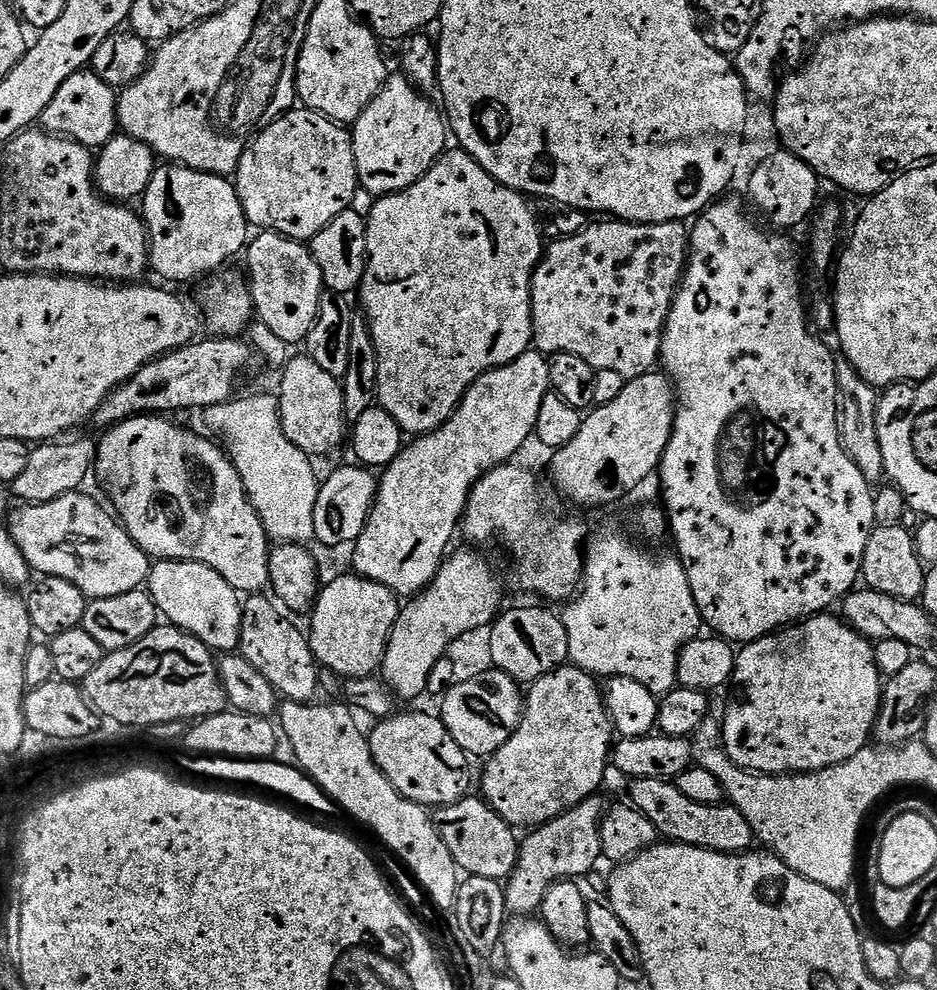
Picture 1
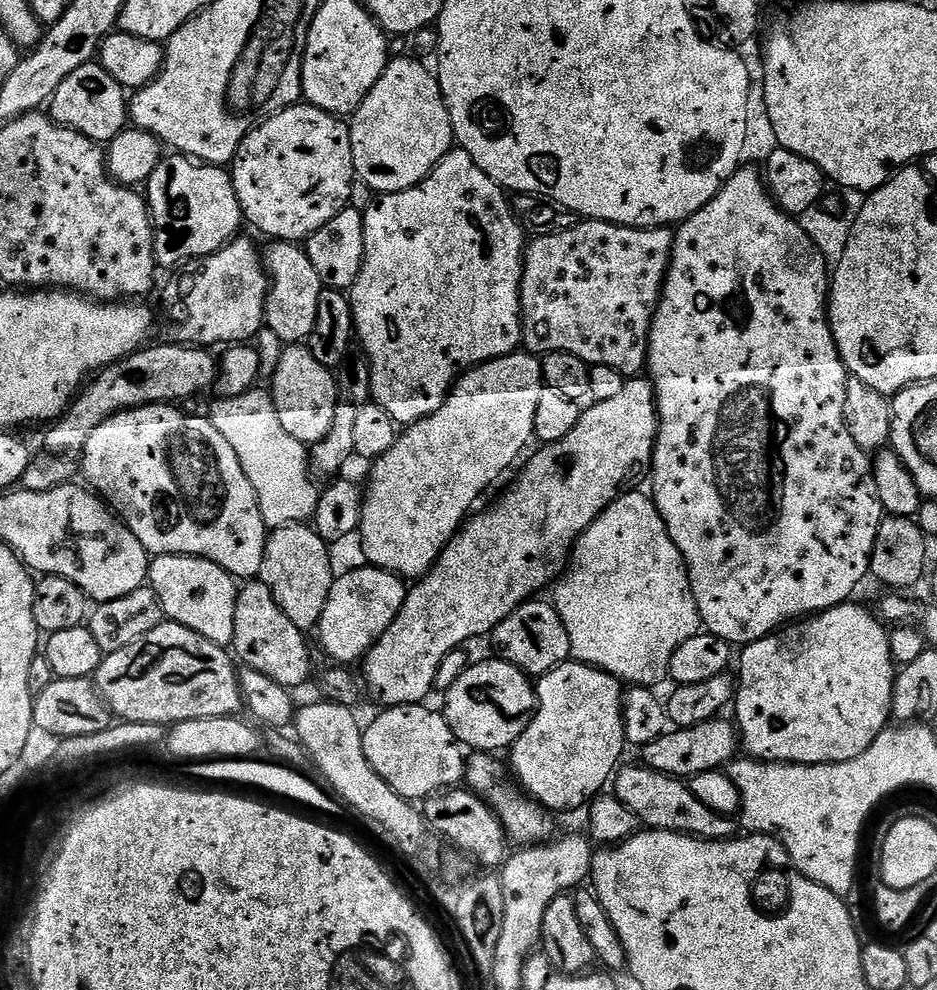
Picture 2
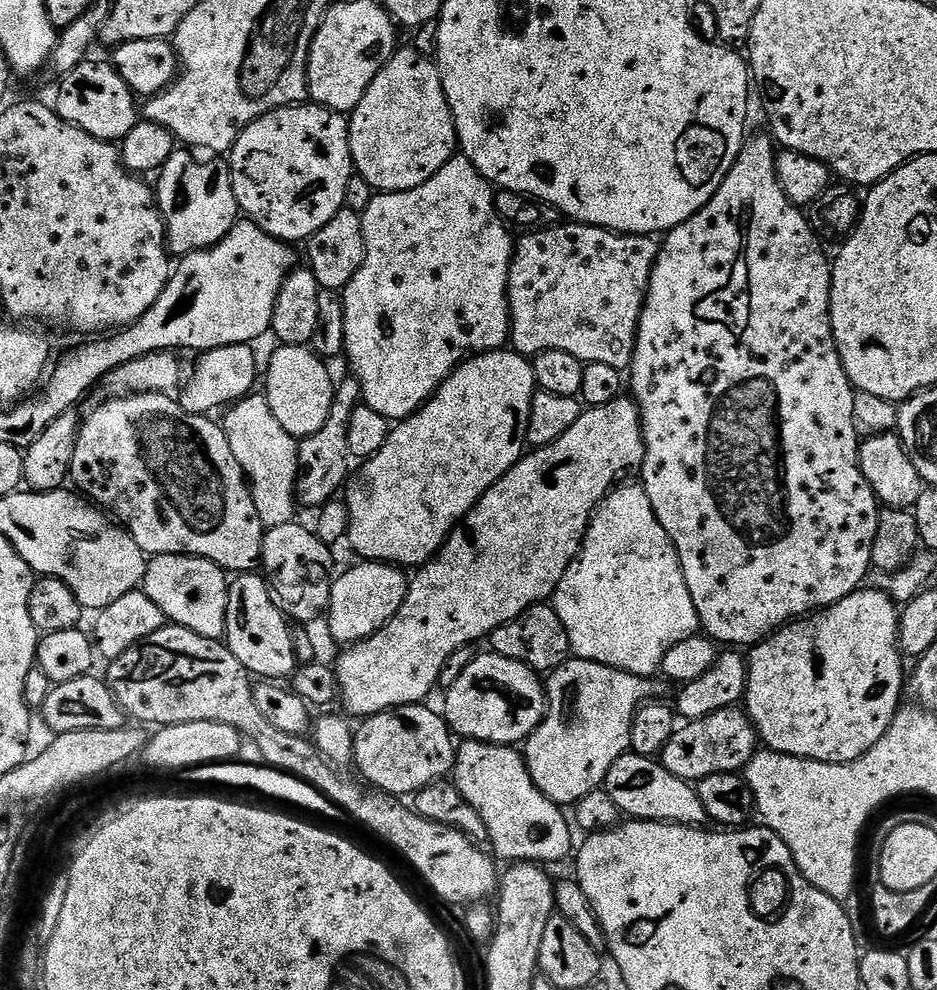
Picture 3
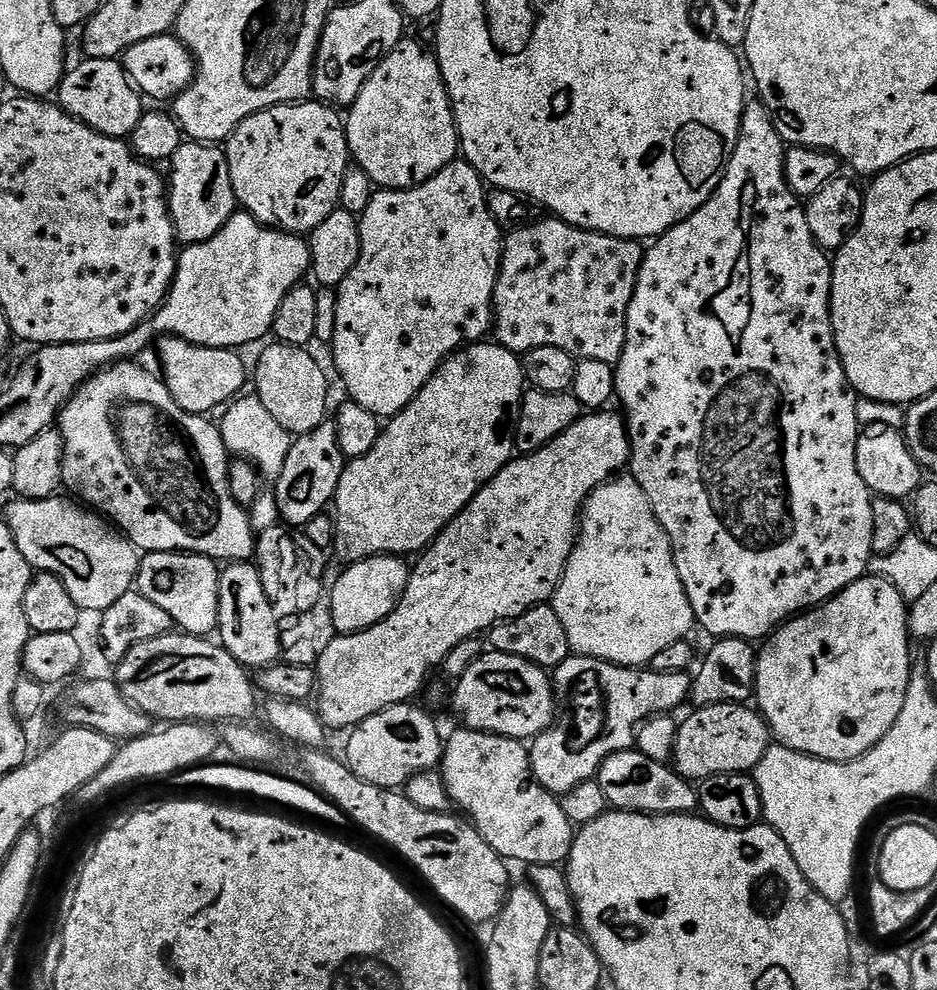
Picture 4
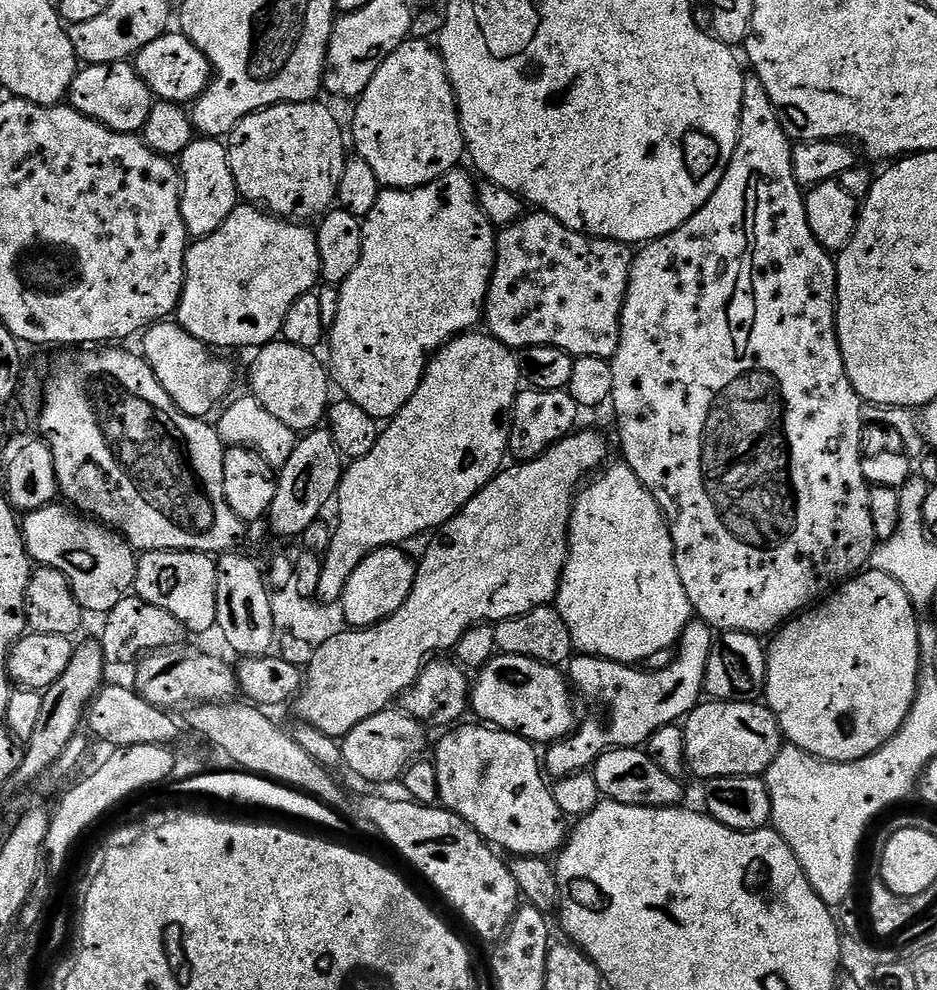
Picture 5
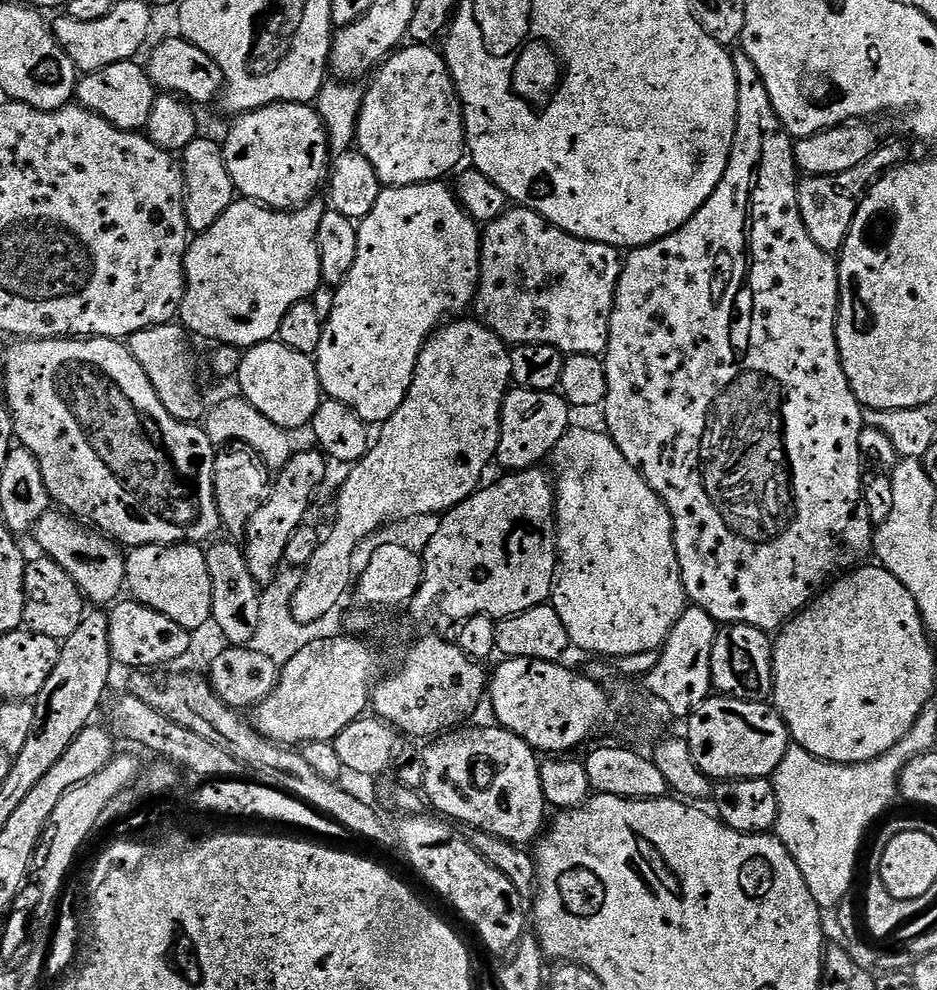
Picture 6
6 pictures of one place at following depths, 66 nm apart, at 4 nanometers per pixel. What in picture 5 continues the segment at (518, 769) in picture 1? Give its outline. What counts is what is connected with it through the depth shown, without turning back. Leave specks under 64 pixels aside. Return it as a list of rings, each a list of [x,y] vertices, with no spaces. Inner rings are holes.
[[[693,618],[680,636],[680,643],[675,649],[670,666],[666,666],[666,670],[657,672],[637,670],[635,667],[619,664],[613,660],[599,660],[596,656],[573,655],[566,665],[566,679],[578,696],[578,691],[580,691],[580,696],[584,699],[585,706],[588,707],[588,717],[585,720],[583,717],[579,721],[578,727],[571,736],[565,736],[564,739],[547,745],[545,752],[548,753],[544,752],[542,756],[543,771],[552,778],[583,772],[591,769],[597,758],[604,752],[609,752],[611,748],[640,748],[647,745],[648,739],[660,728],[687,718],[702,703],[702,697],[705,695],[704,679],[713,643],[713,629],[709,628],[703,620]]]

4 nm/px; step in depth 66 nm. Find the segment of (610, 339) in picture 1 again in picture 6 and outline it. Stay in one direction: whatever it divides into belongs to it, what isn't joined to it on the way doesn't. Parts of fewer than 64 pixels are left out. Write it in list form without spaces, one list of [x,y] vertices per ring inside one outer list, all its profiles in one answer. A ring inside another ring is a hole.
[[[523,206],[509,207],[498,218],[494,218],[489,224],[483,225],[480,238],[480,285],[476,287],[474,312],[480,323],[499,336],[505,344],[515,346],[517,344],[545,344],[554,346],[559,352],[568,356],[598,356],[603,357],[608,351],[608,335],[610,334],[610,314],[612,307],[616,305],[616,287],[622,267],[621,249],[609,244],[599,244],[578,238],[574,234],[566,234],[558,226],[554,226],[542,214]]]

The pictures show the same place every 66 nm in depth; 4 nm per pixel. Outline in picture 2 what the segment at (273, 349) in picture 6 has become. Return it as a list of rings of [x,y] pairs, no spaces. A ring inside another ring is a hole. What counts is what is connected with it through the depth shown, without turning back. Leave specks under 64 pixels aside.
[[[307,346],[283,349],[277,372],[270,379],[270,391],[282,426],[294,438],[298,438],[298,442],[311,446],[326,438],[334,422],[336,378],[333,369],[322,366],[322,362],[310,354]]]

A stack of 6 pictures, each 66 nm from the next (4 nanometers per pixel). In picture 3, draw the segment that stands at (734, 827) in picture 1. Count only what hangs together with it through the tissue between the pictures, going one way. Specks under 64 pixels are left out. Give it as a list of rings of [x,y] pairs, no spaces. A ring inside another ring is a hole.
[[[626,754],[610,766],[603,790],[610,794],[614,806],[625,817],[633,820],[662,820],[673,824],[685,824],[688,828],[709,823],[702,798],[698,798],[695,787],[689,781],[670,774],[659,759],[650,756]]]

